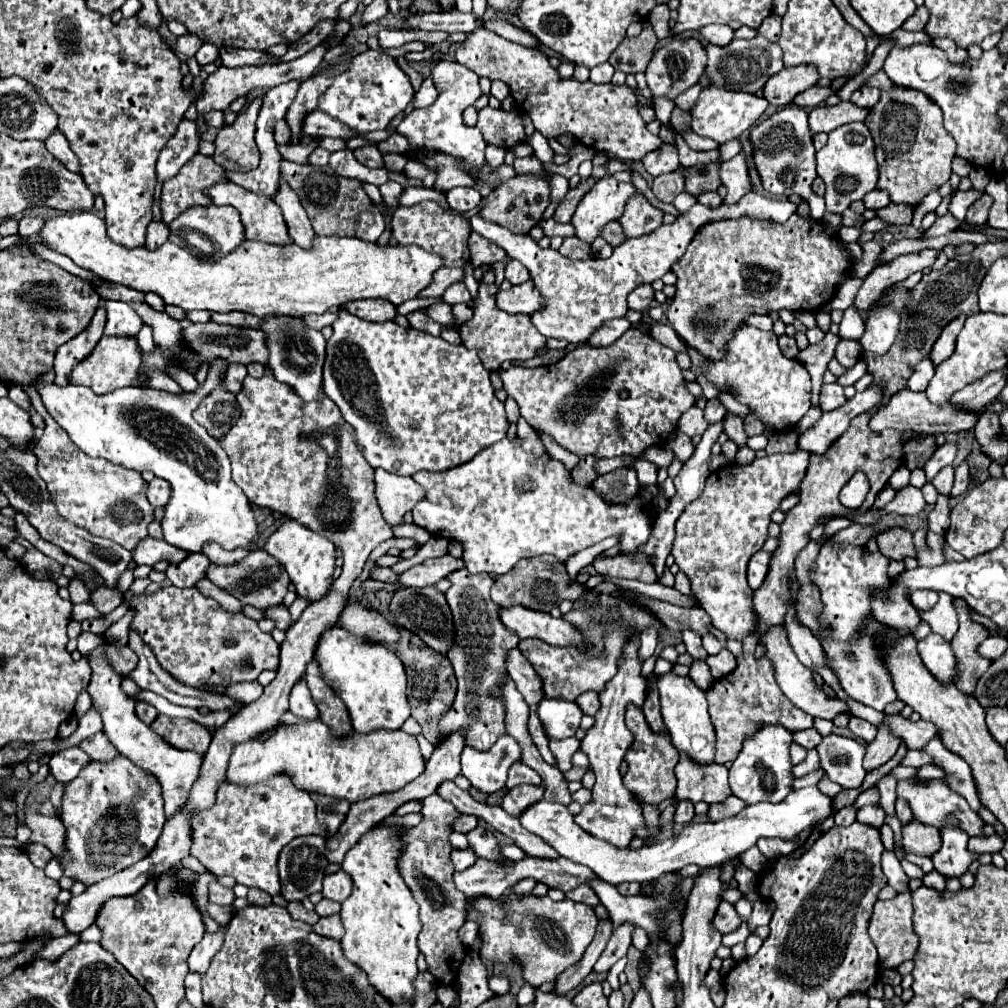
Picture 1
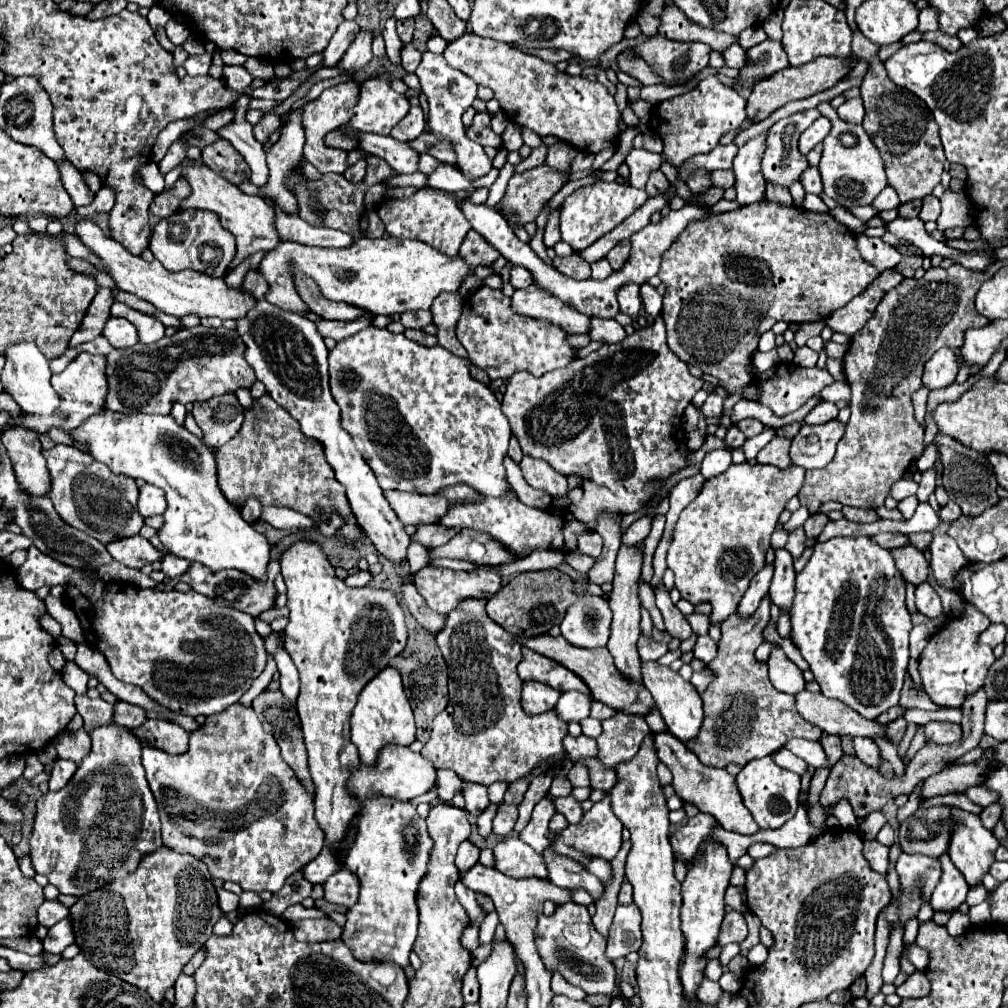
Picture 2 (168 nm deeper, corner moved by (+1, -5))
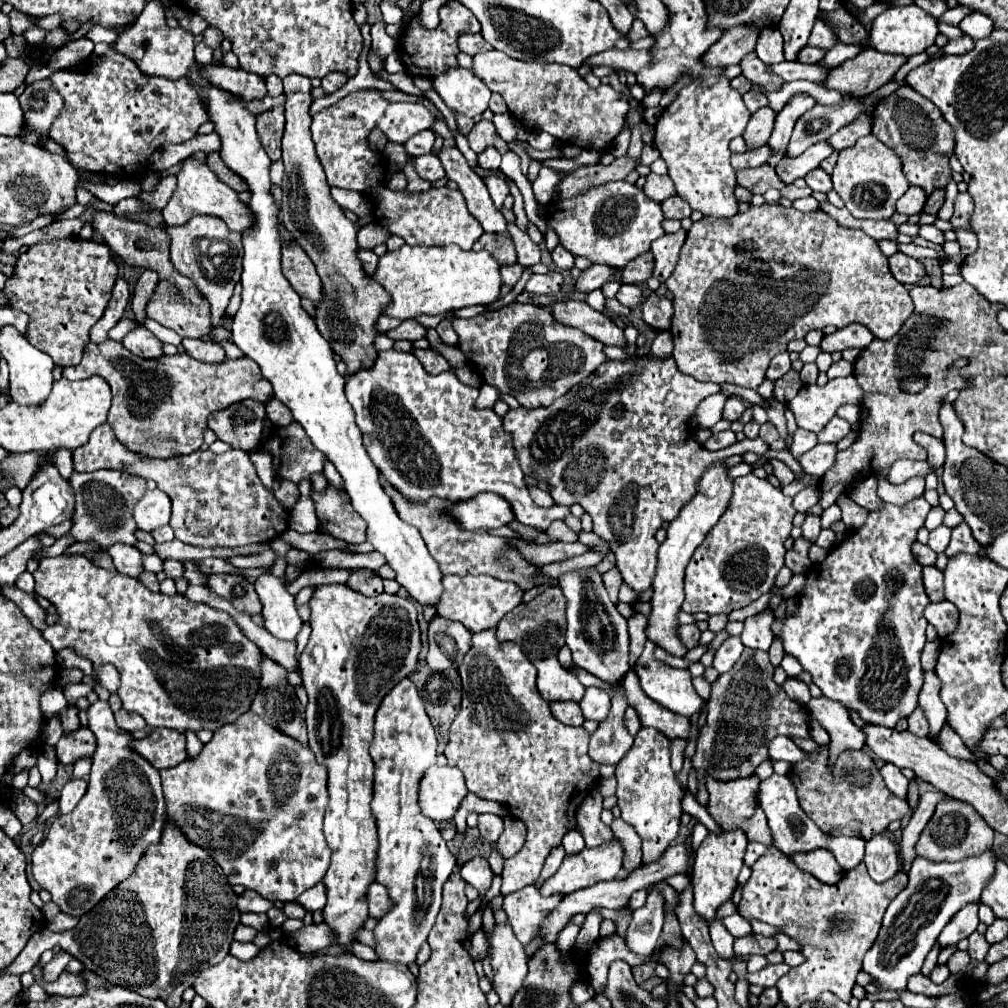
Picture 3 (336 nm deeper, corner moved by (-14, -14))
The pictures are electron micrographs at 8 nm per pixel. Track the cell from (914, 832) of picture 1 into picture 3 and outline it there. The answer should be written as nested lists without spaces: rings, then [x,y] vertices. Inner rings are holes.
[[[947,799],[941,801],[935,809],[935,815],[923,829],[917,841],[917,855],[931,861],[963,861],[971,855],[981,855],[993,845],[993,829],[987,827],[987,821],[971,807],[969,803]]]

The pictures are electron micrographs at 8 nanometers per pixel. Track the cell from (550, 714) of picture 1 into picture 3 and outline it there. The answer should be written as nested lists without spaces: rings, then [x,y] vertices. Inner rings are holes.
[[[587,687],[585,697],[579,701],[583,717],[591,719],[591,721],[601,721],[607,717],[607,711],[611,709],[611,699],[605,691],[597,689],[597,687]]]

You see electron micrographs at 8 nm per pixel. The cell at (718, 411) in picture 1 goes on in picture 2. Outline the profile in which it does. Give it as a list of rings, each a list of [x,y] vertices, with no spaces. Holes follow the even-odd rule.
[[[710,394],[706,398],[706,402],[702,404],[702,412],[704,412],[706,418],[710,418],[710,416],[722,416],[722,410],[724,410],[724,398],[716,396],[716,394]]]

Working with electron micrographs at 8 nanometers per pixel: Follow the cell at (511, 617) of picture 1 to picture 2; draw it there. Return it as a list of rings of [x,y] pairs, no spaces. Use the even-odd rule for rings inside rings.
[[[544,634],[540,638],[522,640],[522,642],[524,642],[526,648],[530,648],[530,650],[534,650],[534,652],[546,656],[546,658],[552,658],[554,662],[558,662],[564,668],[568,668],[570,672],[574,672],[588,686],[588,690],[592,692],[594,700],[598,700],[598,702],[602,702],[602,704],[606,704],[606,706],[610,706],[614,710],[620,710],[624,714],[646,716],[654,708],[654,700],[648,694],[648,690],[640,682],[620,674],[616,670],[616,666],[612,662],[612,656],[608,654],[606,648],[604,650],[580,650],[580,648],[576,648],[576,646],[572,648],[572,644],[564,642],[564,636],[552,638],[550,634]]]

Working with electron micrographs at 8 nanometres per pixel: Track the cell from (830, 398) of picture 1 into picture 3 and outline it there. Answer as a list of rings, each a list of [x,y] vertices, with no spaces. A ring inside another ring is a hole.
[[[833,417],[821,431],[819,431],[819,443],[837,443],[837,441],[841,441],[847,433],[851,431],[851,425],[845,421],[845,419],[841,419],[841,417]]]

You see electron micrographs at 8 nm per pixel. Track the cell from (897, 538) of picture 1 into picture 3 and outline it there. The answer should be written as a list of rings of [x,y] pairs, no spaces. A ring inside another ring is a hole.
[[[923,567],[923,583],[925,583],[925,591],[929,595],[929,599],[933,603],[943,601],[943,573],[937,567]]]

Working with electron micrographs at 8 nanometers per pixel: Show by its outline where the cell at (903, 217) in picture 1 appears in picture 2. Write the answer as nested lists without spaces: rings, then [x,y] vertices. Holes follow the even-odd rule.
[[[912,200],[908,204],[900,204],[898,212],[902,218],[916,218],[920,214],[920,208],[922,208],[922,200]]]

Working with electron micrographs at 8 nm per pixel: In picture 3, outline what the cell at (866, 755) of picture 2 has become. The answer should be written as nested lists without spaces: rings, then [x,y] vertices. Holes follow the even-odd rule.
[[[885,763],[885,765],[881,767],[881,775],[883,775],[887,787],[889,787],[897,797],[907,797],[909,779],[901,773],[899,767],[895,767],[893,763]]]

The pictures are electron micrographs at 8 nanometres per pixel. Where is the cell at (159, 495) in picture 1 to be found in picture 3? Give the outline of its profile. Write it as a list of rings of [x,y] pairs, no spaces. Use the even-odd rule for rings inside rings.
[[[159,489],[147,491],[143,495],[143,499],[135,505],[133,517],[137,521],[137,527],[143,531],[155,531],[155,529],[167,525],[169,517],[171,517],[169,495]]]

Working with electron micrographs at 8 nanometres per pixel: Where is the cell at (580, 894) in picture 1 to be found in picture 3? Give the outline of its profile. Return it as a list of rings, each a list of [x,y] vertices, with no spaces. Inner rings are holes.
[[[527,885],[521,891],[503,897],[503,911],[509,917],[515,937],[527,947],[539,937],[539,927],[547,915],[561,903],[563,895],[541,895],[535,885]]]

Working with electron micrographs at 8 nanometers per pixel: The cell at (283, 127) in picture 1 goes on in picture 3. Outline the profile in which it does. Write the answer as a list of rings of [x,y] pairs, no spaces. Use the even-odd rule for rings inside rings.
[[[273,107],[273,109],[257,115],[257,135],[261,139],[263,149],[271,157],[271,161],[281,159],[283,127],[285,127],[283,107]]]

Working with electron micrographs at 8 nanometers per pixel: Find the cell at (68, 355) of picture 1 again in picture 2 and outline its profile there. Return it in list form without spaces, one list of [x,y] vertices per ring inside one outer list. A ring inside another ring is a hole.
[[[98,288],[96,296],[94,296],[94,300],[92,300],[82,324],[80,324],[80,328],[74,332],[74,336],[70,340],[70,348],[78,346],[80,342],[88,342],[88,340],[102,334],[102,328],[110,318],[112,302],[114,302],[112,290],[110,288]]]

